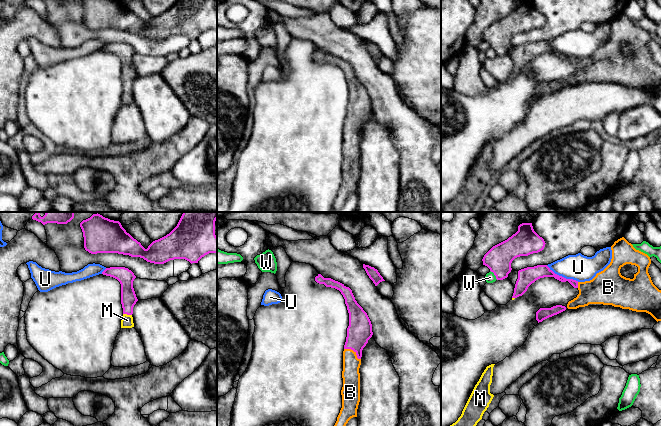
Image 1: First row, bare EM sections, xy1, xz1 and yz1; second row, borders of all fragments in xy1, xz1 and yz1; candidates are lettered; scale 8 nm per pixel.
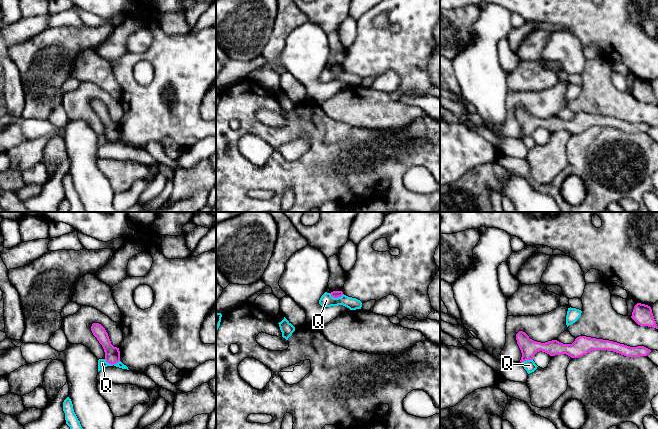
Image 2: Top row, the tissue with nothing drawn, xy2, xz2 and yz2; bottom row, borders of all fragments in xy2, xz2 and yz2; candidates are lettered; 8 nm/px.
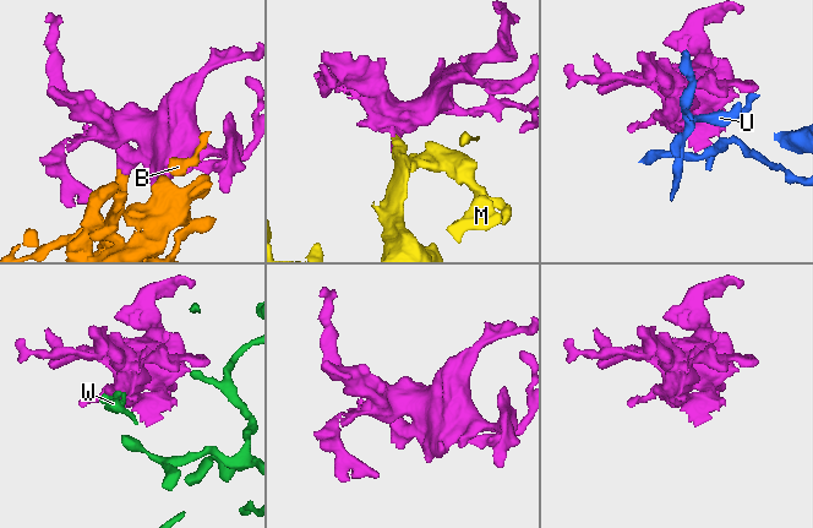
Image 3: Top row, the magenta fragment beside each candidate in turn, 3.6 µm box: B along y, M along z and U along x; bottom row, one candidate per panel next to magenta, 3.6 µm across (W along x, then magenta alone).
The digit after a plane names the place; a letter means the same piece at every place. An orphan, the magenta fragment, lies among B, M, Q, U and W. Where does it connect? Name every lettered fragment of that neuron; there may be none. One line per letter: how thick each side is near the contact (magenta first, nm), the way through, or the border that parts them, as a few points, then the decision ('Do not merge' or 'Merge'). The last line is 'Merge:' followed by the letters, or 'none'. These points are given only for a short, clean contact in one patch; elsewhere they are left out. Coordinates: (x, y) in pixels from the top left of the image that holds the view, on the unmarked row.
B: Thickness 200 nm (magenta) against 140 nm. Path across: xz1 (359, 107), (353, 126), (351, 153). Merge
M: Thickness 130 nm (magenta) against 100 nm. Path across: xy1 (128, 73), (127, 90), (127, 96). Merge
Q: Thickness 130 nm (magenta) against 70 nm. Boundary: xy2 (104, 135), (111, 140), (119, 137). Do not merge
U: Thickness 130 nm (magenta) against 220 nm. Do not merge
W: Thickness 220 nm (magenta) against 80 nm. Do not merge
Merge: B, M

